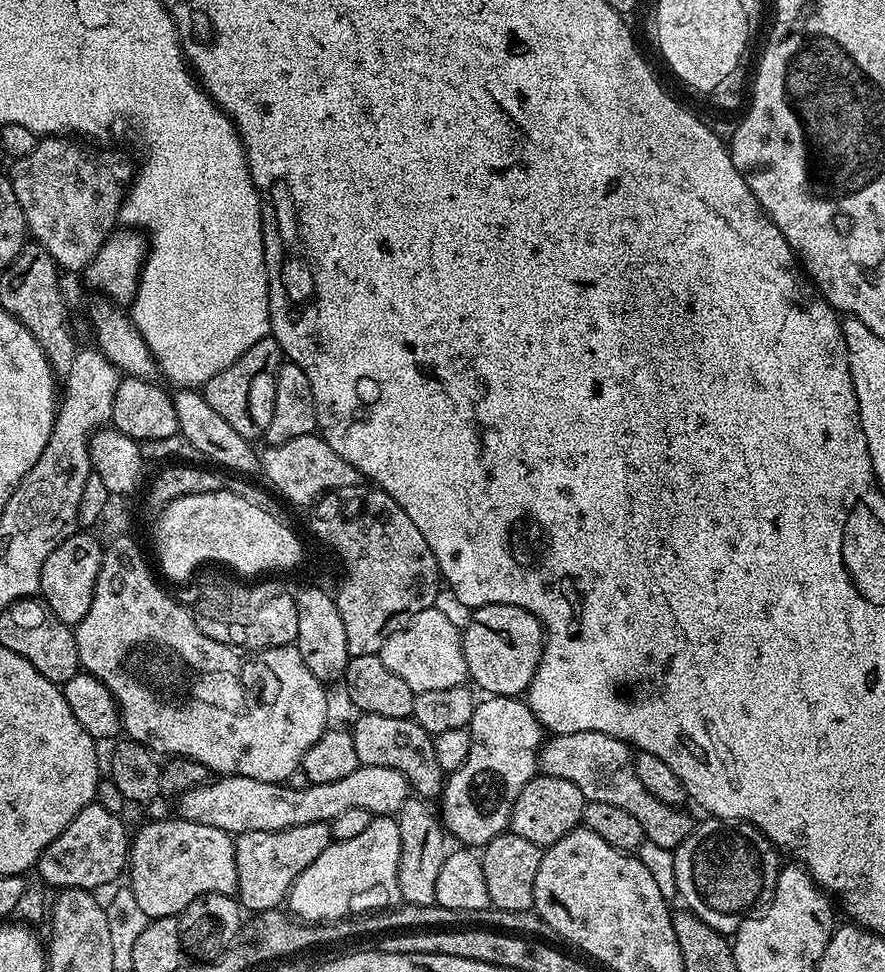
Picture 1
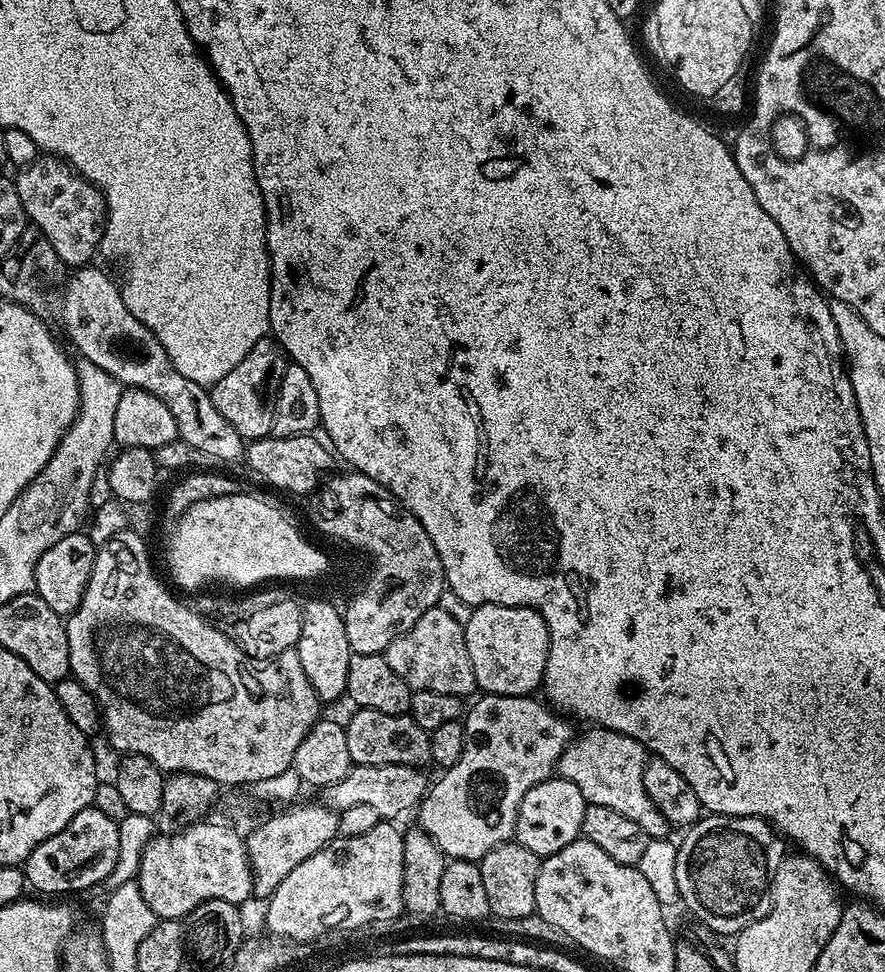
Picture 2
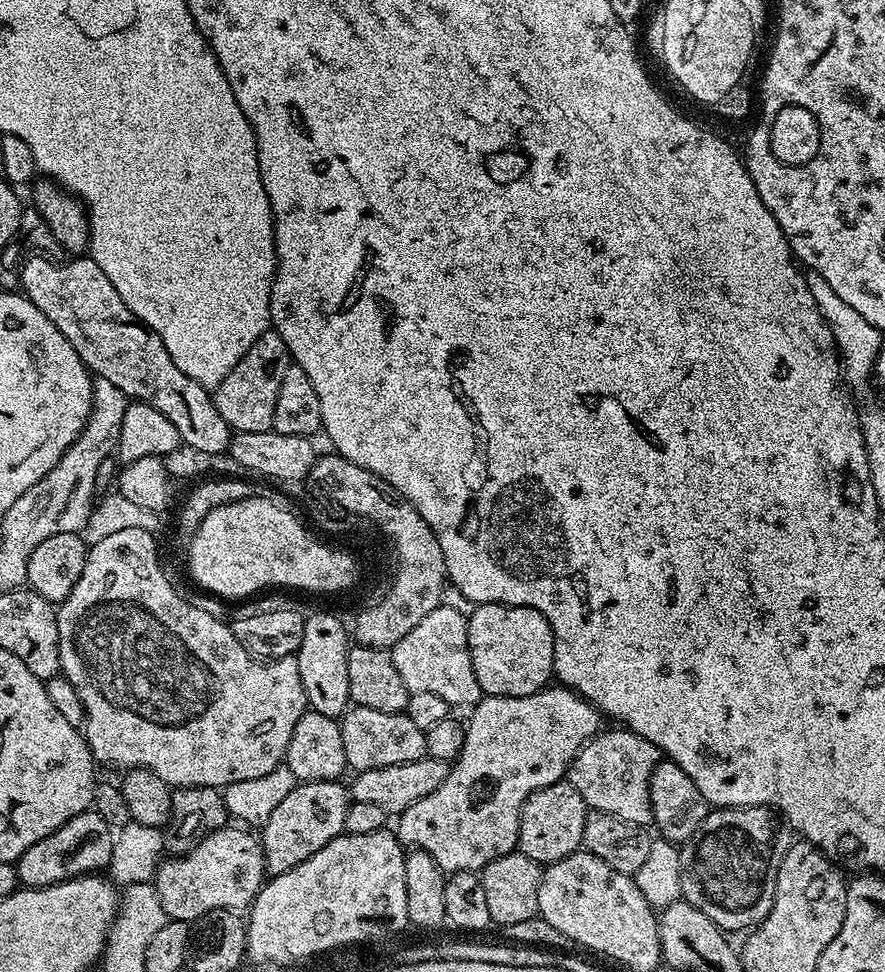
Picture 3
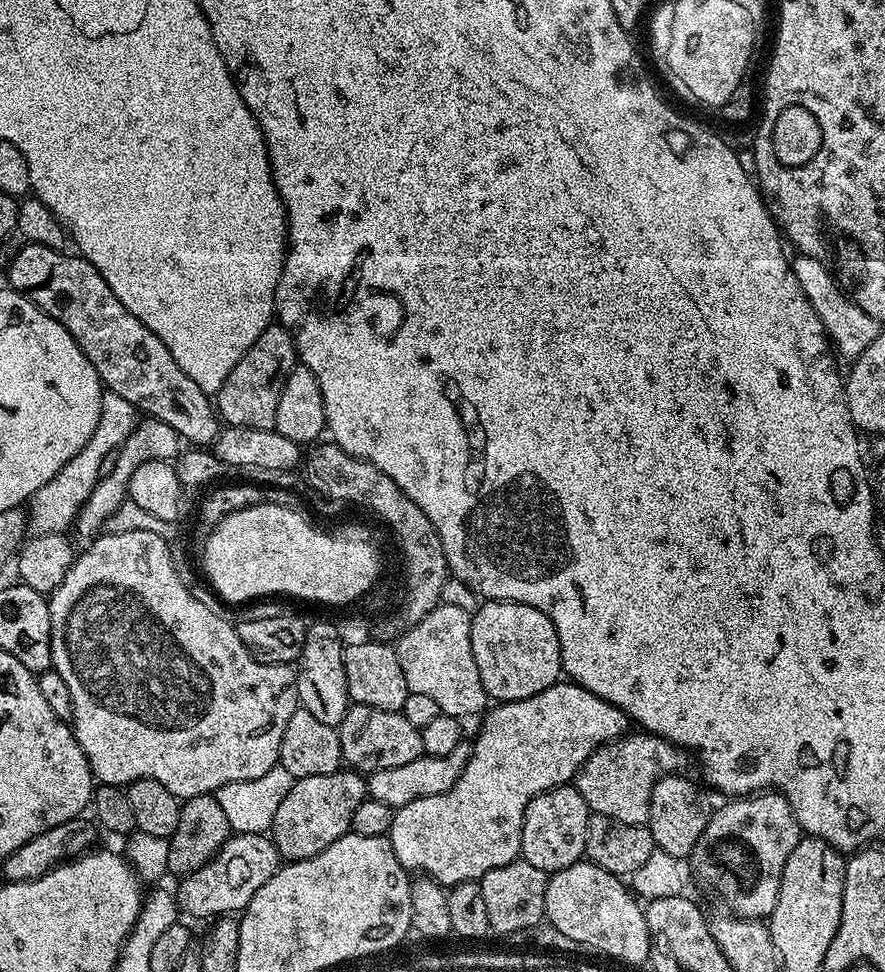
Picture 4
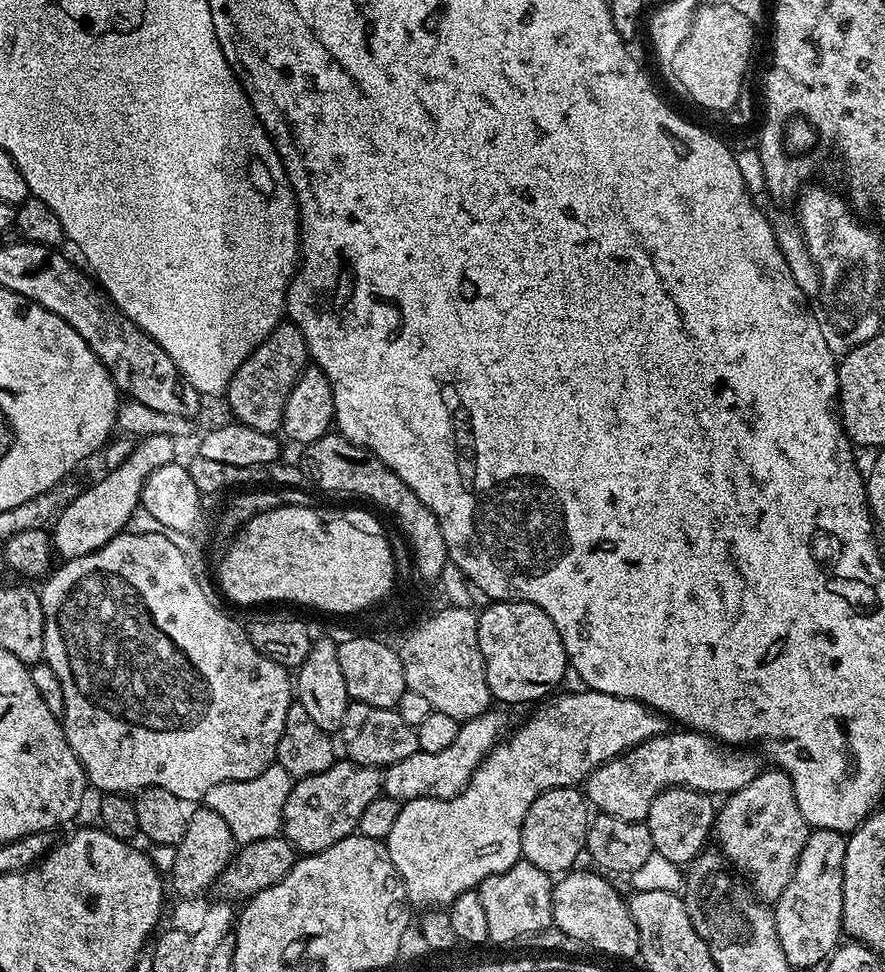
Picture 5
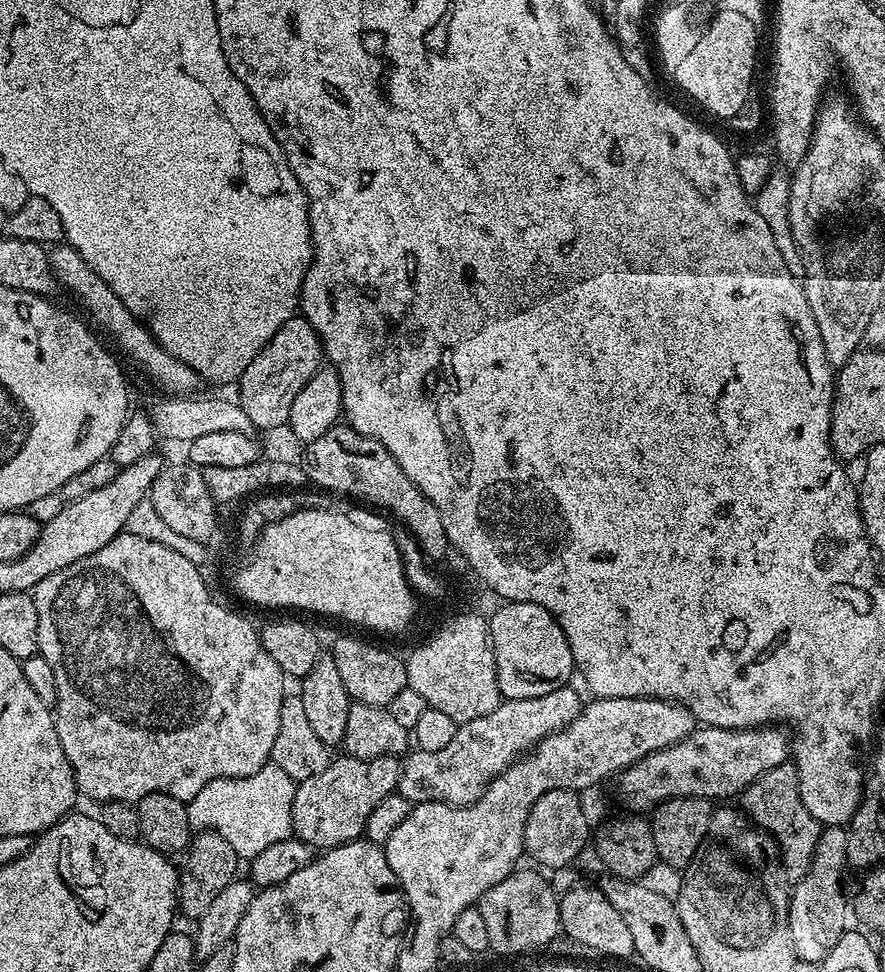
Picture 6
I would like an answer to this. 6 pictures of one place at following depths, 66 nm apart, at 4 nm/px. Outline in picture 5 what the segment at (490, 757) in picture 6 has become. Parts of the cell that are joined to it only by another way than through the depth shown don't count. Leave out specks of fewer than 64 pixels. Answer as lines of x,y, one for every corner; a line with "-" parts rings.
489,710
478,718
463,721
458,730
458,738
446,750
438,750
435,754
418,751
410,754
410,758
402,758
402,762
391,764
382,772
383,795
398,801
417,800
418,798
434,798
449,800
454,798
470,782
474,770
492,753
497,743
509,735
508,716
504,712

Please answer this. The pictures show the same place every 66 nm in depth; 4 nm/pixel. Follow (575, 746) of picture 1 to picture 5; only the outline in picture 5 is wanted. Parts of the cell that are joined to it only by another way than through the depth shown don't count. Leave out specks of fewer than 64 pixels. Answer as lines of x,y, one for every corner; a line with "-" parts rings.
665,730
660,736
652,736
646,742
634,746
621,756
607,760
588,775
582,791
597,813
626,818
626,822
644,822
648,819
650,802
667,788
689,788
695,792
726,792
742,790
762,771
762,764
751,756
751,751
721,746
703,732
691,730

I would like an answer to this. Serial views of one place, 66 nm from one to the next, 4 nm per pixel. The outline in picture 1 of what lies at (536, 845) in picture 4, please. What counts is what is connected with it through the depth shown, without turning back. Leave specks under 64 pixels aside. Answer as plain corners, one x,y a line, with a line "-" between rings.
537,774
526,786
522,786
522,794
512,804
512,813
508,819
508,828
518,834
518,838
527,838
539,844
541,849
549,848
558,838
570,834
584,819
584,795
574,782
566,782
566,778
554,778

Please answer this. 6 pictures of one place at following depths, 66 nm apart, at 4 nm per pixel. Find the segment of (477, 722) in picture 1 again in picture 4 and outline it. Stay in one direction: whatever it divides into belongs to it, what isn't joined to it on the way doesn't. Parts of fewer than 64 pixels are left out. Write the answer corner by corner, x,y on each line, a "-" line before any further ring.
558,682
530,698
506,700
495,707
483,717
484,725
476,736
476,744
471,745
472,753
458,782
454,782
450,790
434,794
434,798
418,798
418,802
410,802
392,814
387,837
398,862
413,873
429,876
445,886
467,880
479,882
490,870
517,859
520,856
522,818
528,803
546,790
575,781
576,772
594,750
611,740
620,739
630,728
628,716
618,710
618,706
571,682

